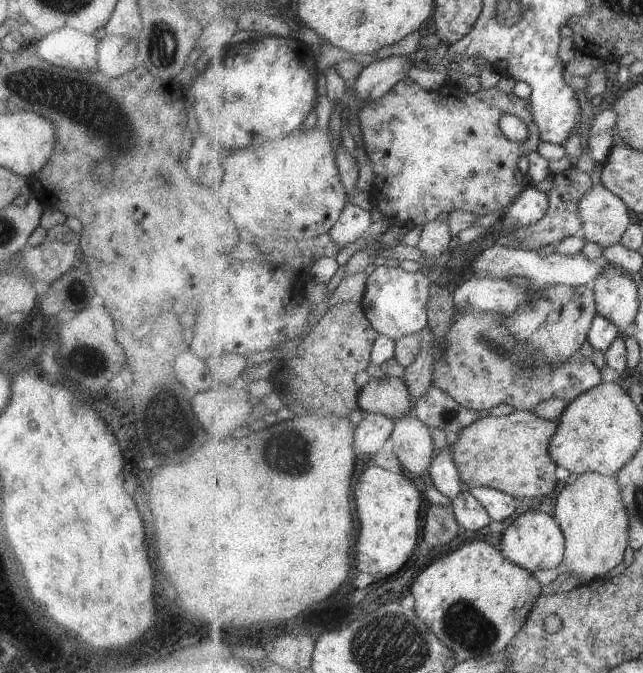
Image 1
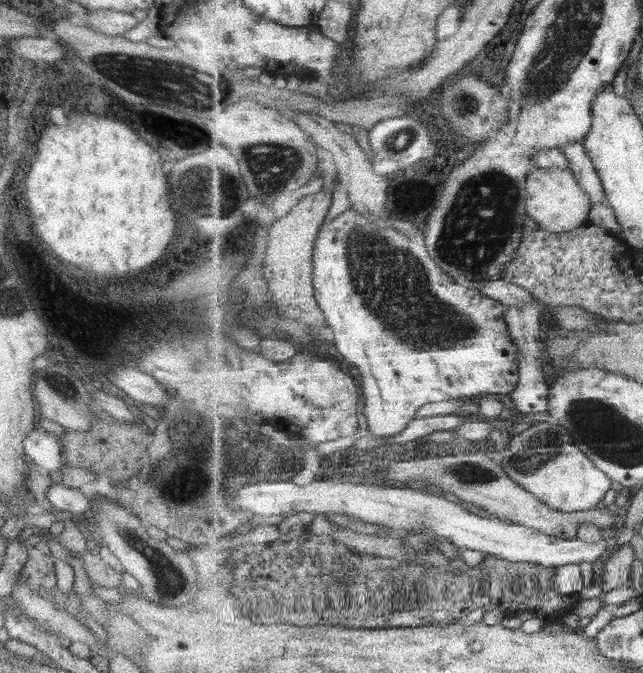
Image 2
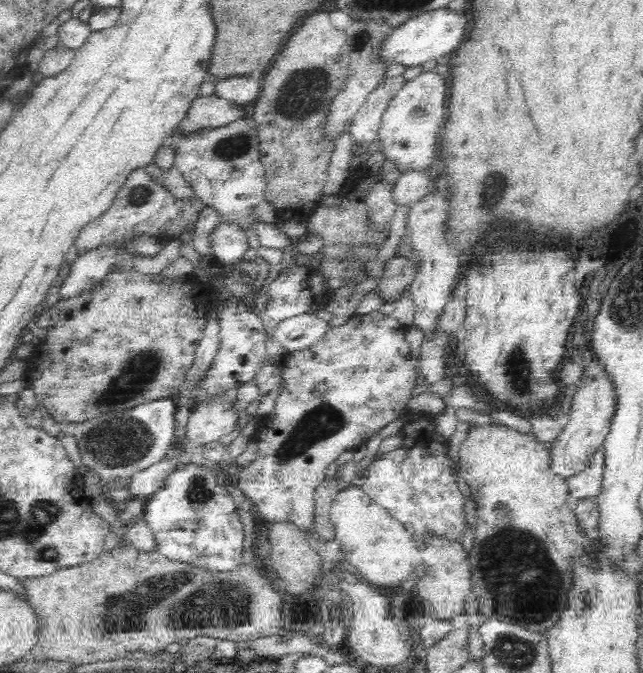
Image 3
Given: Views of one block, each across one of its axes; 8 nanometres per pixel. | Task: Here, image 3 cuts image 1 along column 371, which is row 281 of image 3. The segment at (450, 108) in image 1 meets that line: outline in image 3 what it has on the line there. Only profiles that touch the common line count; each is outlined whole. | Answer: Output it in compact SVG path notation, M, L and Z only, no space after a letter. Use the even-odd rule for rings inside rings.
M125 267L118 272L110 272L101 281L98 286L91 288L86 292L82 292L80 296L74 298L60 299L55 302L49 309L51 315L51 323L47 328L47 337L44 341L42 350L36 351L34 355L40 357L40 364L36 369L27 376L28 386L32 388L35 399L47 408L49 415L59 423L74 422L82 424L82 422L105 415L108 413L121 413L129 408L134 408L136 404L149 403L153 400L171 398L174 396L181 384L186 380L187 372L195 359L195 352L200 342L200 338L204 336L204 326L206 326L206 318L198 316L196 312L196 302L194 296L198 296L200 292L204 292L200 288L200 284L190 283L168 283L169 280L158 275L141 275L132 270L132 267Z

